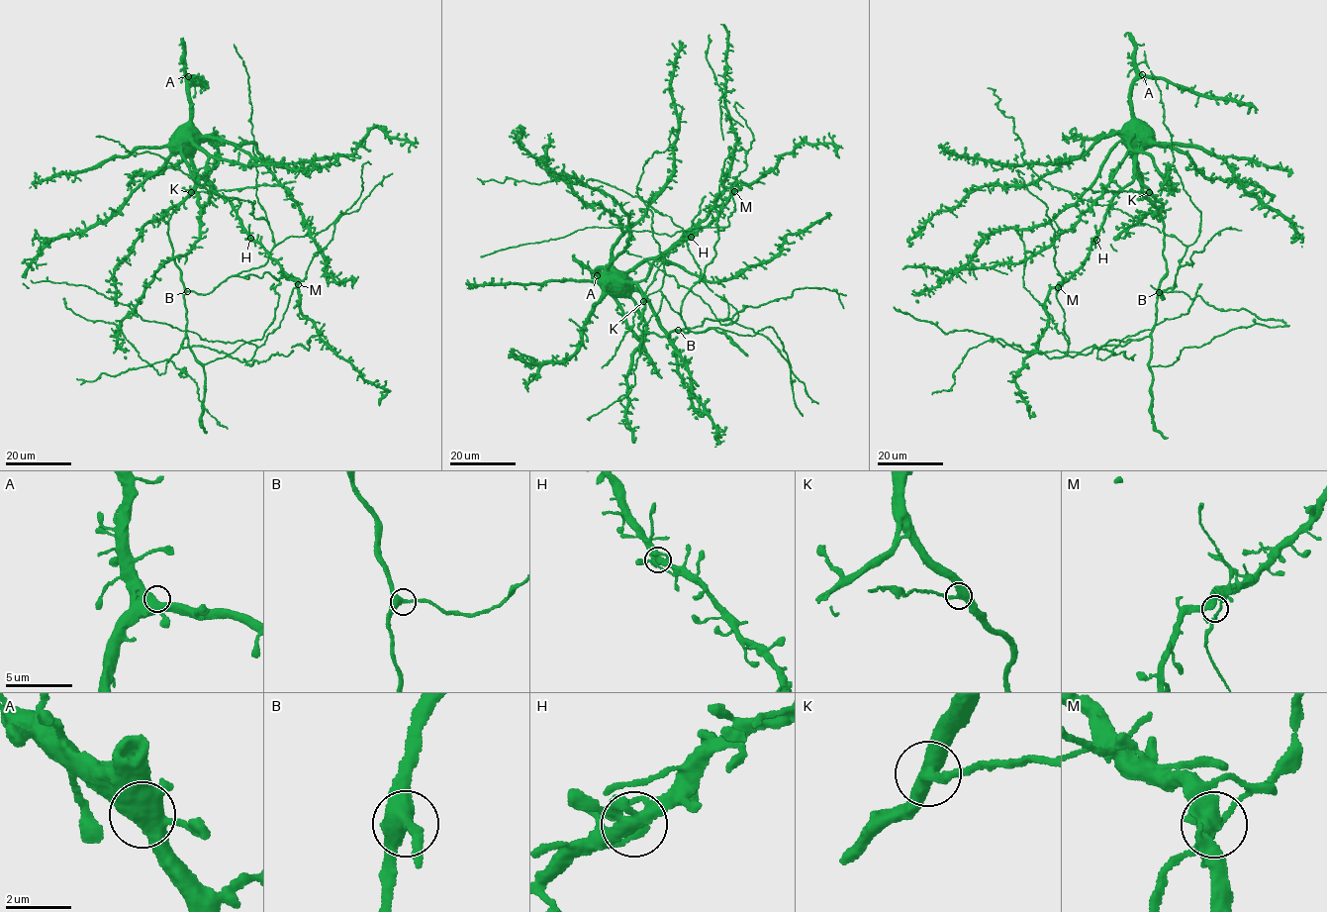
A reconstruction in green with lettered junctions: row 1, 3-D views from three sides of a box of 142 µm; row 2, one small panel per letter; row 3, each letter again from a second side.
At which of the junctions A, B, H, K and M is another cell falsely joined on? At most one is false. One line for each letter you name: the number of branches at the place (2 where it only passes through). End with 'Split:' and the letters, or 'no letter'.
K: 3
Split: K

